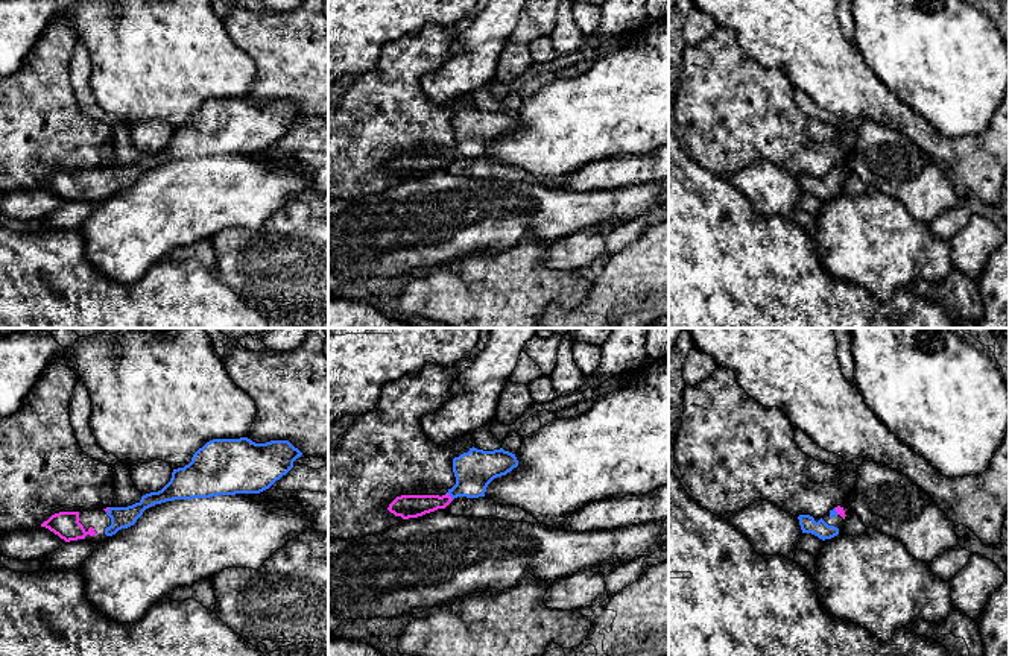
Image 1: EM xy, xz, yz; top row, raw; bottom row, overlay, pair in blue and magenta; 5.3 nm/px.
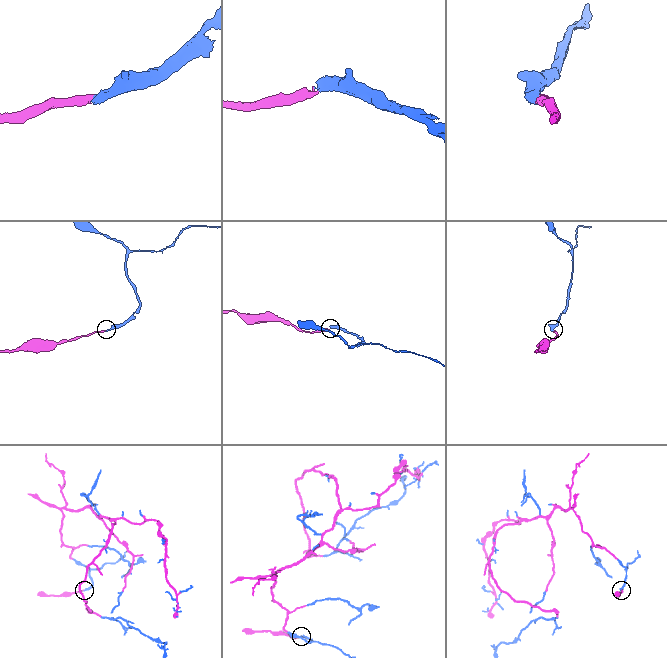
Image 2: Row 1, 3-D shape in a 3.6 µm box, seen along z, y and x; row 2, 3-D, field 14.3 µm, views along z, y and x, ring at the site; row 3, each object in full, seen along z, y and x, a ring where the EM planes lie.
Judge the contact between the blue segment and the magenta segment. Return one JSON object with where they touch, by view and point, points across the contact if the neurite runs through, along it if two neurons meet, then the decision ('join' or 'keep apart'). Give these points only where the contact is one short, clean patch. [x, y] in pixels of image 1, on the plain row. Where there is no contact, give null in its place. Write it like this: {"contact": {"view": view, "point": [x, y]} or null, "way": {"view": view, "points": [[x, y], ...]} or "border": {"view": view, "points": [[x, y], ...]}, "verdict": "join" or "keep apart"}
{"contact": {"view": "xz", "point": [450, 155]}, "verdict": "join"}

